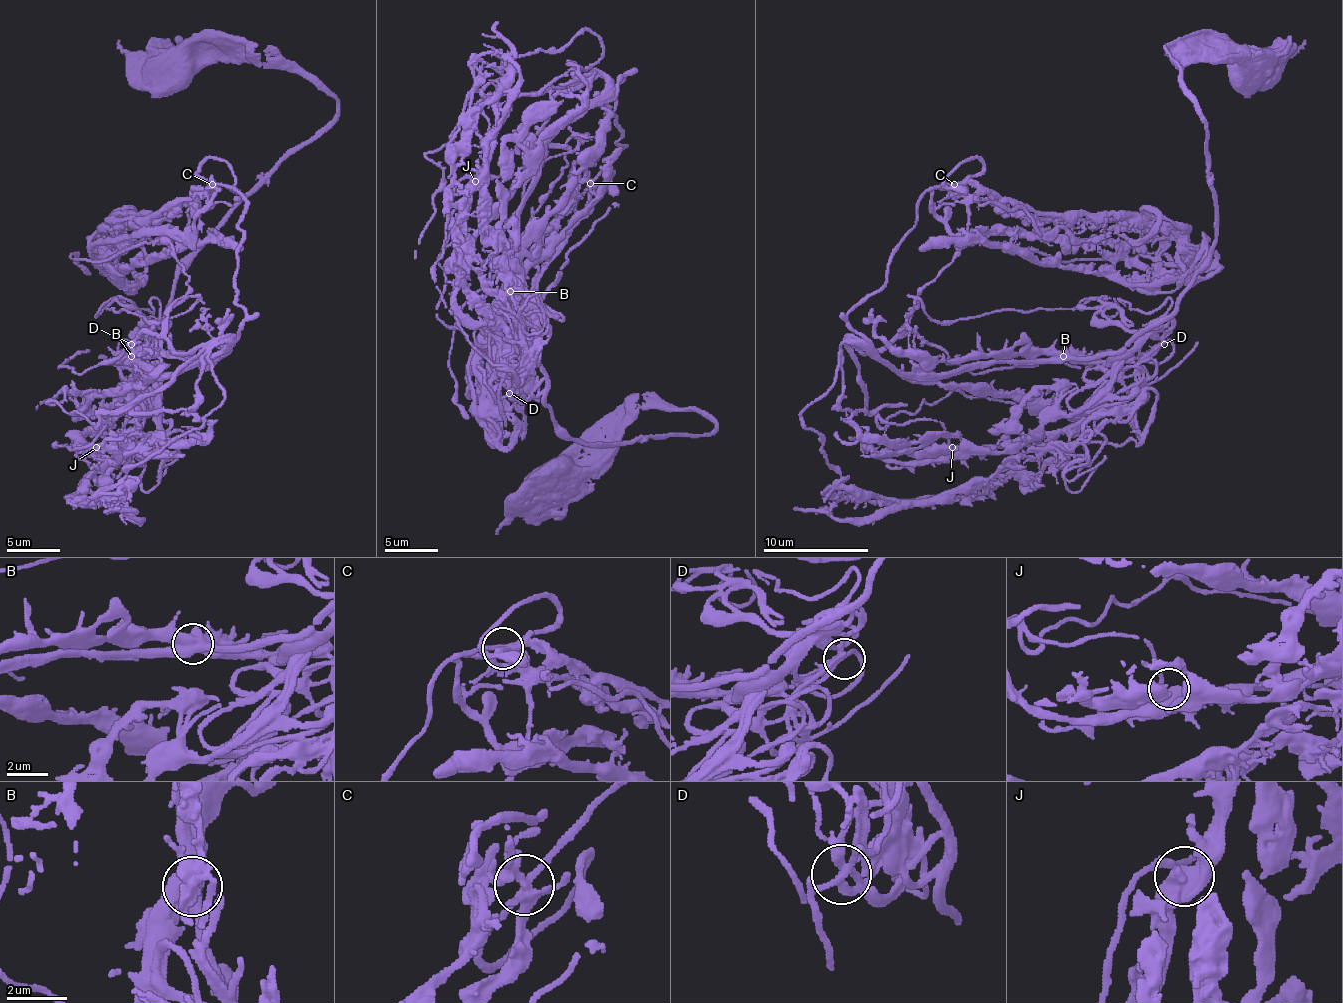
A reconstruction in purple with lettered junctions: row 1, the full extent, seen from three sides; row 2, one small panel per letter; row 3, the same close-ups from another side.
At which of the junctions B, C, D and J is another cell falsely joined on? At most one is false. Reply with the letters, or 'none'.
none

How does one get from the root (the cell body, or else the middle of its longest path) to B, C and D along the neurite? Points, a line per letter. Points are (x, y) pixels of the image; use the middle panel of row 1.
B: (549, 485), (583, 475), (641, 408), (700, 408), (715, 424), (575, 440), (546, 406), (546, 371), (509, 292)
C: (549, 485), (641, 408), (715, 427), (581, 443), (551, 416), (512, 229), (544, 147), (623, 75), (591, 184)
D: (549, 485), (583, 475), (641, 408), (700, 408), (715, 424), (702, 435), (581, 443), (538, 395), (509, 393)

